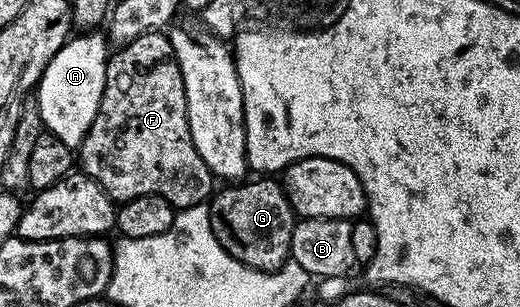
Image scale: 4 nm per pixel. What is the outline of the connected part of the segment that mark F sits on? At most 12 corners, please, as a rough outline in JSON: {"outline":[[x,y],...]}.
{"outline":[[170,35],[110,53],[77,164],[116,202],[212,195]]}

